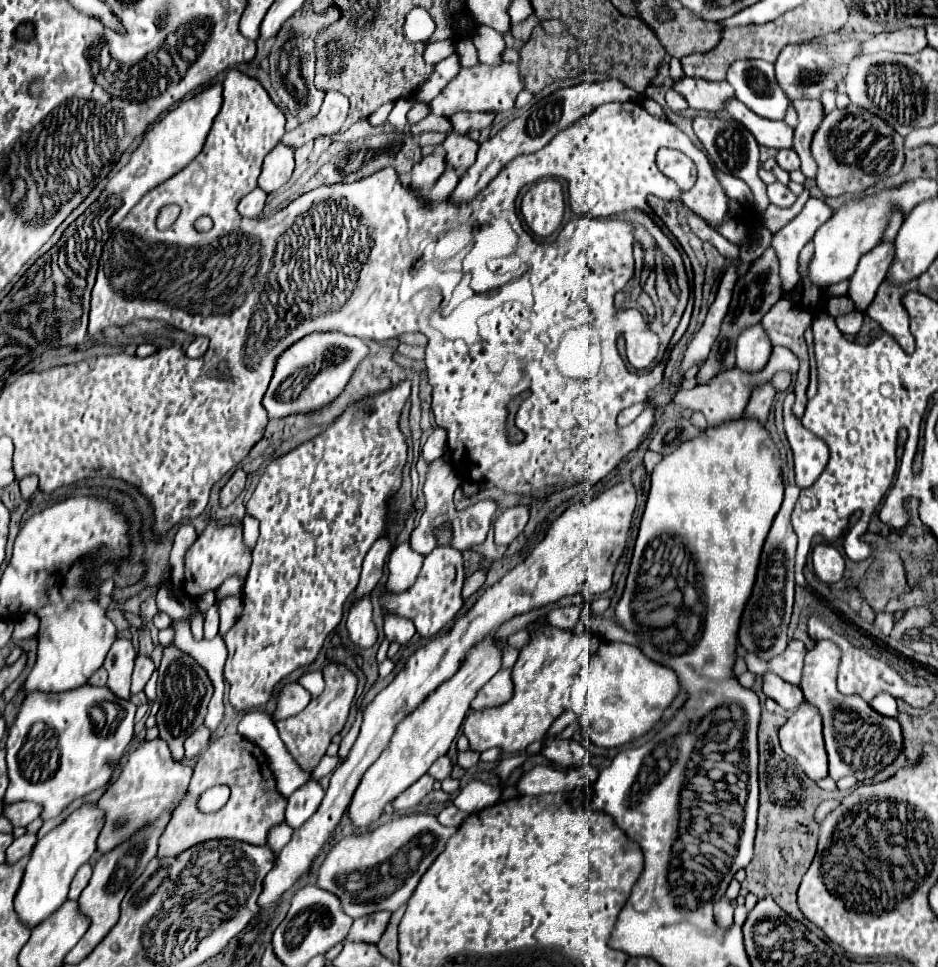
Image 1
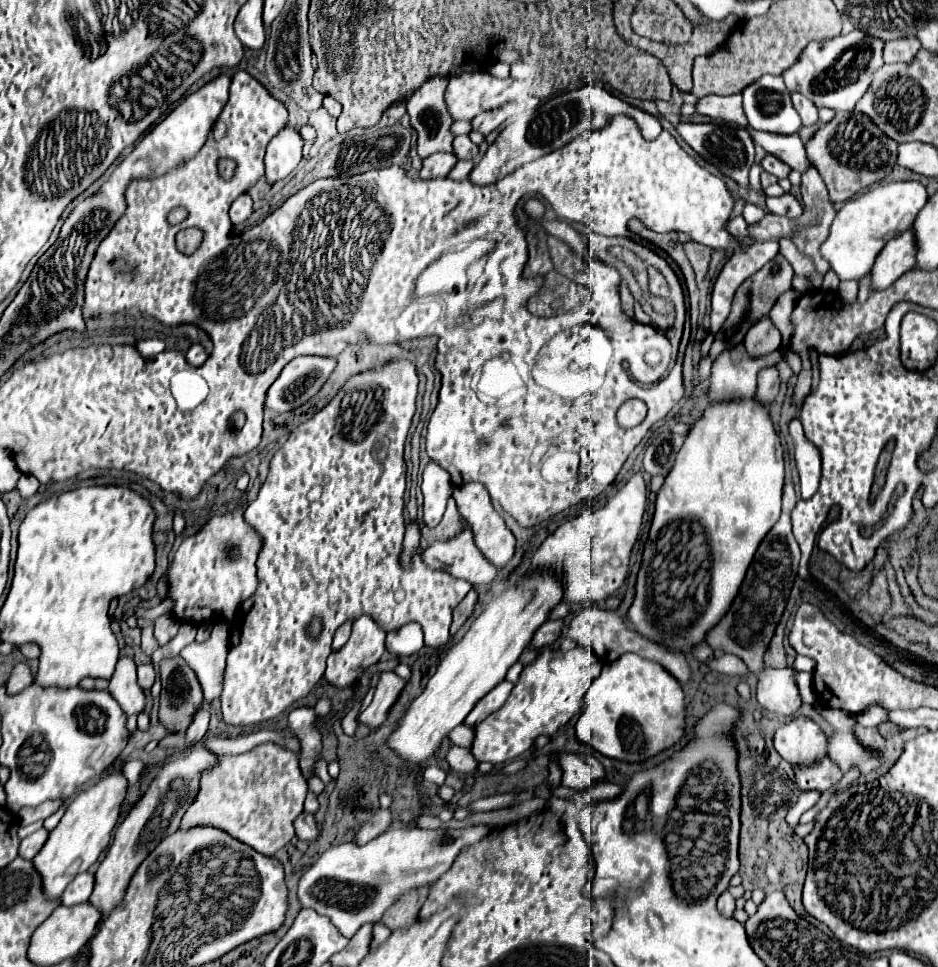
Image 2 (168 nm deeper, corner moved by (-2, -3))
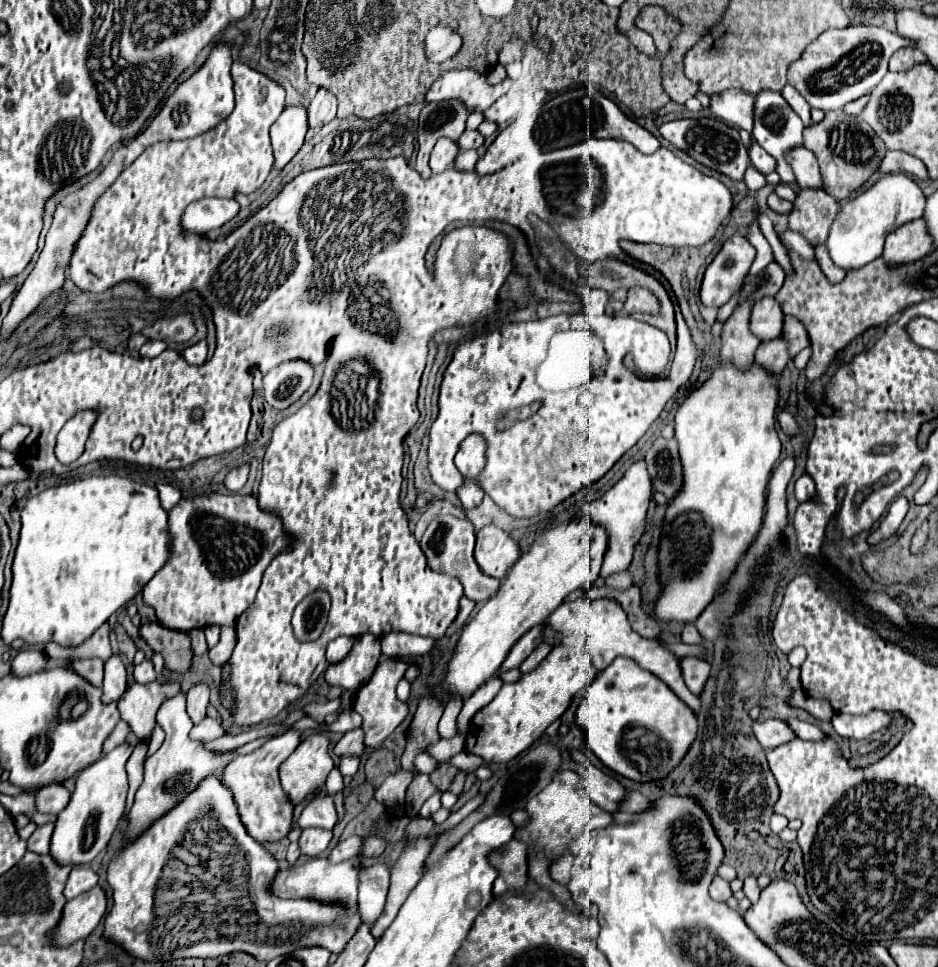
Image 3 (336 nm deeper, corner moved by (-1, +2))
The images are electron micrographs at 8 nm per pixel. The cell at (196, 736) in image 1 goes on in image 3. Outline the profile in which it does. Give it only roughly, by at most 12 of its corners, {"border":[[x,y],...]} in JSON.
{"border":[[195,683],[187,691],[187,713],[193,723],[205,719],[209,685]]}

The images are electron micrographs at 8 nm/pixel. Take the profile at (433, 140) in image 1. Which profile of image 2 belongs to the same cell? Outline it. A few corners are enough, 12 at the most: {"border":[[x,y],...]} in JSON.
{"border":[[434,78],[406,102],[418,154],[452,152],[452,118]]}

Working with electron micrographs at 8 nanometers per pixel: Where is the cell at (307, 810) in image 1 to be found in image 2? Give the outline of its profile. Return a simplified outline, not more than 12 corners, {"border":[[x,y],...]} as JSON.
{"border":[[310,812],[294,820],[296,836],[314,842],[318,836],[316,820]]}

